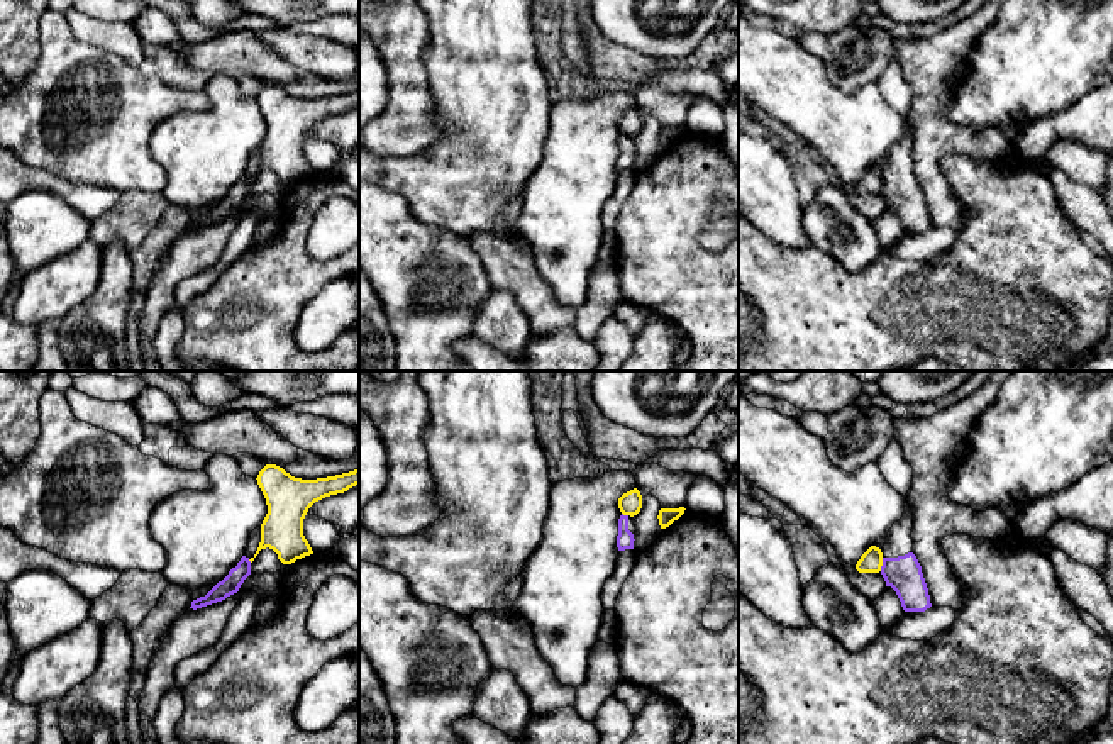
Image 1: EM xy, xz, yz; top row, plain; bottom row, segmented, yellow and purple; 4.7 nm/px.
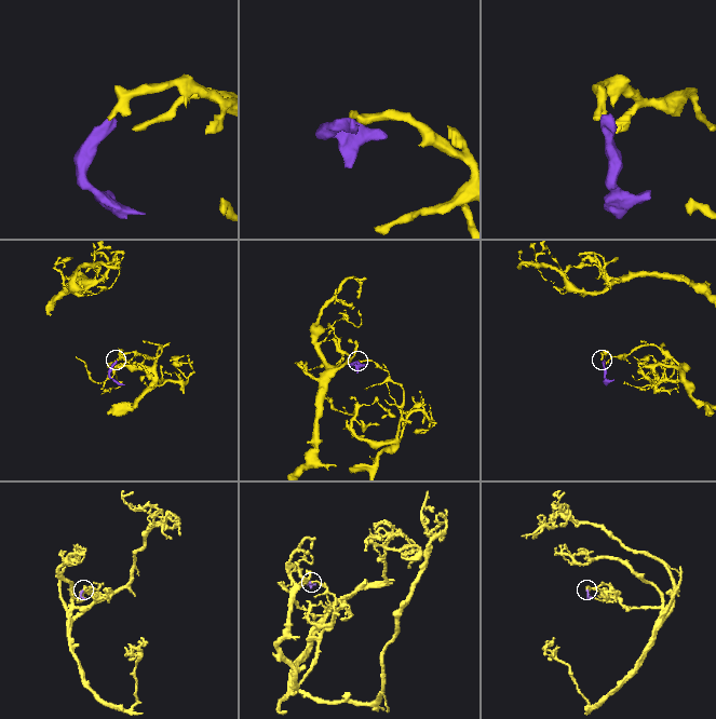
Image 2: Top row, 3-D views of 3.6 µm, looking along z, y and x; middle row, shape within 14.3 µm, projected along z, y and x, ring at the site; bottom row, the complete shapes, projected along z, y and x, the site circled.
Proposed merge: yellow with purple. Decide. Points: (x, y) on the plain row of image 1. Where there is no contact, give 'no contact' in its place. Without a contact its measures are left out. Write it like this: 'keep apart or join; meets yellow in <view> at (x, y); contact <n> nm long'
keep apart; meets yellow in yz at (881, 185); contact 70 nm long

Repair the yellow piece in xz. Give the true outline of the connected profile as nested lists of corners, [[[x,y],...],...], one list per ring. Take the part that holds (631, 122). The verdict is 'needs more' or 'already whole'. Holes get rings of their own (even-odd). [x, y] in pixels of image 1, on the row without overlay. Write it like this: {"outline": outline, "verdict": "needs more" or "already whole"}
{"outline": [[[637,108],[623,114],[620,119],[618,119],[618,129],[623,136],[637,136],[642,129],[642,115]]], "verdict": "already whole"}

